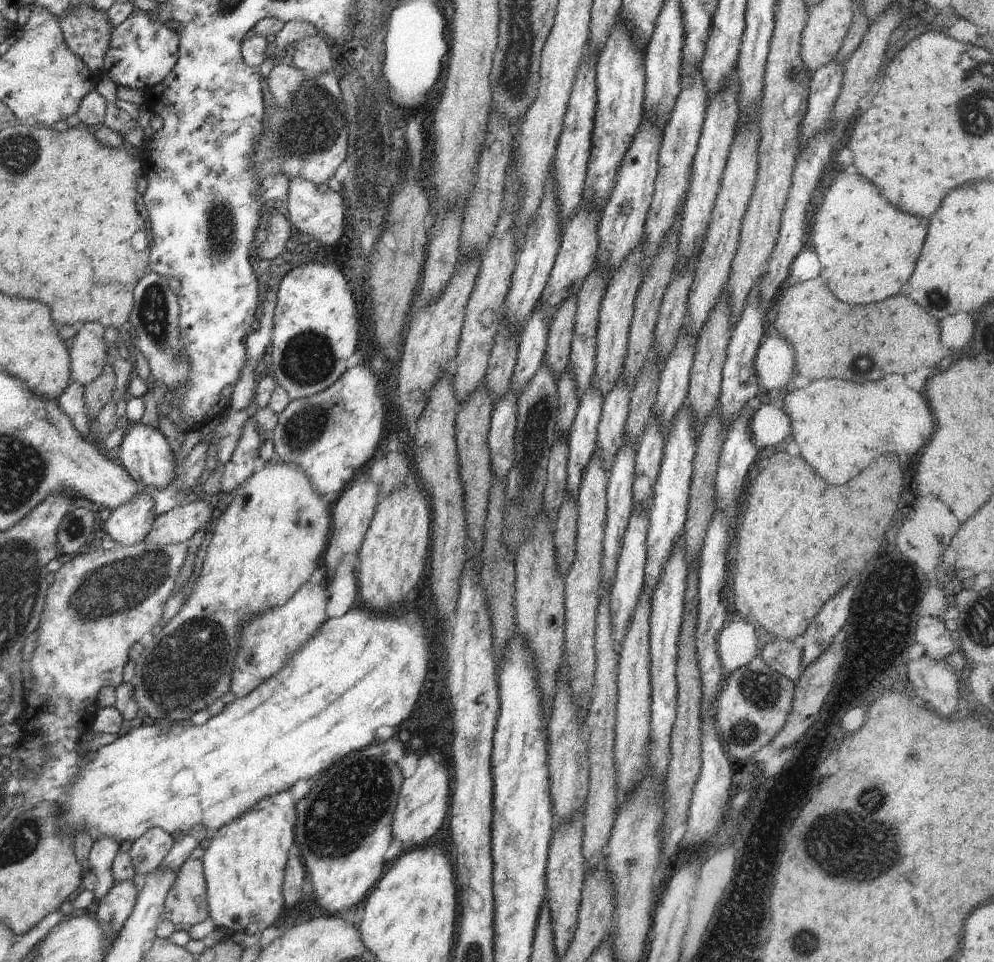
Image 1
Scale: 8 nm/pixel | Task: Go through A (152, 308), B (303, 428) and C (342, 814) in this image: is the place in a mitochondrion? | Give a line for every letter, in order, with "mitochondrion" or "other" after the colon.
A: mitochondrion
B: mitochondrion
C: mitochondrion

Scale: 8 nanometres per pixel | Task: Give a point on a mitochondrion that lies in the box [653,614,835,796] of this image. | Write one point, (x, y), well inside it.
(763, 692)

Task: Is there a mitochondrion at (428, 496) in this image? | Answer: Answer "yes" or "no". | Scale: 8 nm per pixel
no

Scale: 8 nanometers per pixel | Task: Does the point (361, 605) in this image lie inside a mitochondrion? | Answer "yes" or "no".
no

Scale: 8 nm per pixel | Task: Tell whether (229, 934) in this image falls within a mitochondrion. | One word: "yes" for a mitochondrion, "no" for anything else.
no

